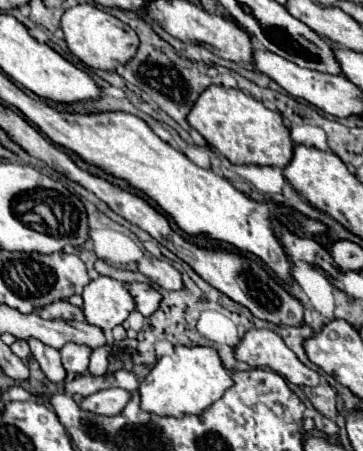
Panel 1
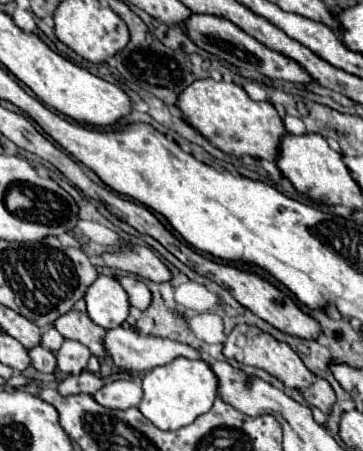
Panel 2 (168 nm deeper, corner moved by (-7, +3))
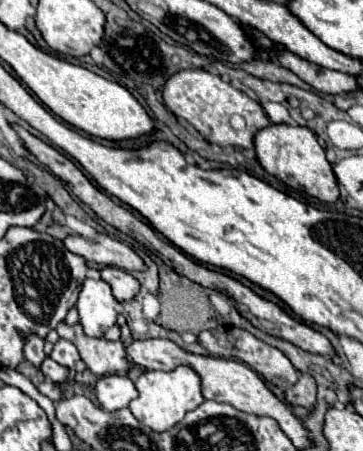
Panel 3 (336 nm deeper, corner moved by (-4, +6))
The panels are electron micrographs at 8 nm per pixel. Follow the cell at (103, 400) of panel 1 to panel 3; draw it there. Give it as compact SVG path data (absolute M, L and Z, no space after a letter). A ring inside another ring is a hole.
M110 374L96 382L96 396L104 410L120 410L130 404L138 394L134 382L122 374Z

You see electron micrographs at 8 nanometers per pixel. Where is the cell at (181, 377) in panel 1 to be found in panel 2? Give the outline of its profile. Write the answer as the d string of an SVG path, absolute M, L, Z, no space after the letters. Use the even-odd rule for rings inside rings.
M177 357L173 363L155 367L143 377L143 399L137 409L147 417L155 427L163 431L175 431L193 423L199 415L207 413L213 407L217 397L217 377L205 361L191 361Z

